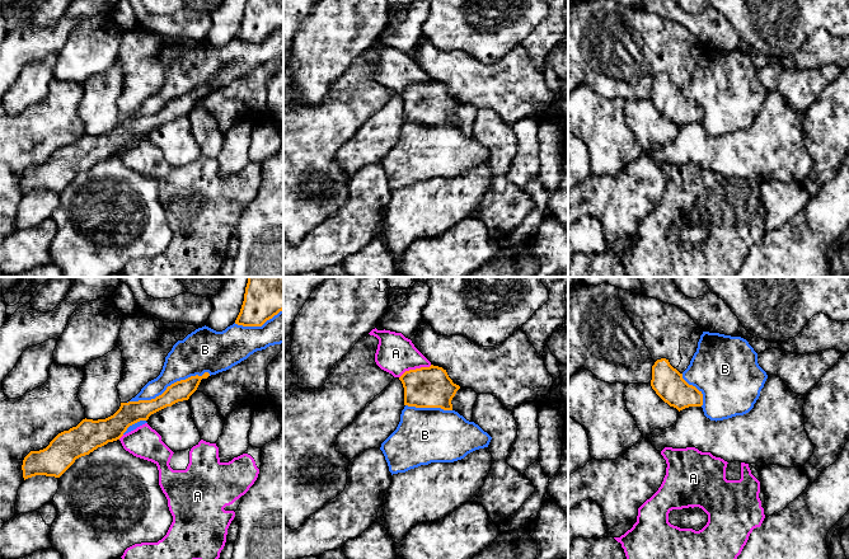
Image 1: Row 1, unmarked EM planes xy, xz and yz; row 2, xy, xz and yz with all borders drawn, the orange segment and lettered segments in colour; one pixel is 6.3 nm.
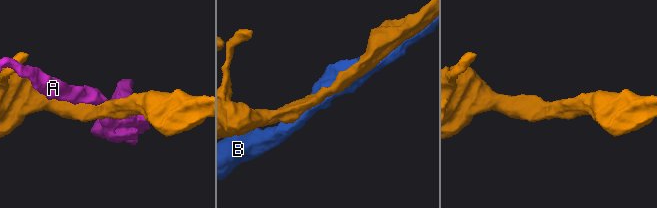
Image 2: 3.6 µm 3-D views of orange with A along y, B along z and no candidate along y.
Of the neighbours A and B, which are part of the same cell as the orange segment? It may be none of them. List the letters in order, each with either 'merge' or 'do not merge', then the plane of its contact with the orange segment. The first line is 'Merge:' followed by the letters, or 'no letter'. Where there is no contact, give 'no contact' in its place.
Merge: no letter
A: do not merge; contact in xz
B: do not merge; contact in xy

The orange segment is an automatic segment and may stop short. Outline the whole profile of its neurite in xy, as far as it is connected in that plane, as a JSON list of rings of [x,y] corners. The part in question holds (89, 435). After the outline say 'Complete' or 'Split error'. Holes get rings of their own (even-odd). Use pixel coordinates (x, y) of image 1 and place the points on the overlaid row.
[[[205,372],[202,376],[191,376],[186,380],[177,381],[166,387],[166,390],[151,400],[139,400],[121,403],[119,409],[111,417],[105,419],[83,419],[76,427],[70,428],[58,433],[50,445],[39,451],[31,451],[23,460],[22,470],[24,480],[36,475],[46,475],[60,478],[74,462],[76,459],[89,455],[98,447],[119,440],[127,428],[140,421],[147,421],[149,417],[166,407],[183,400],[188,400],[189,396],[197,390],[202,379],[207,379],[208,372]]]. Complete

